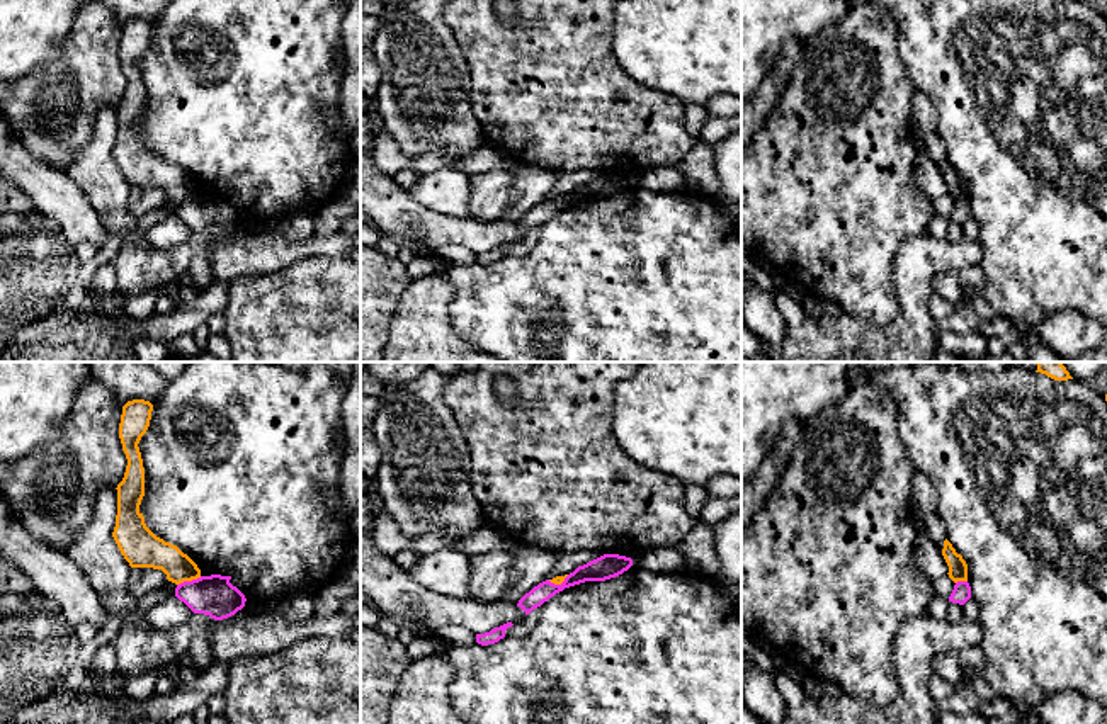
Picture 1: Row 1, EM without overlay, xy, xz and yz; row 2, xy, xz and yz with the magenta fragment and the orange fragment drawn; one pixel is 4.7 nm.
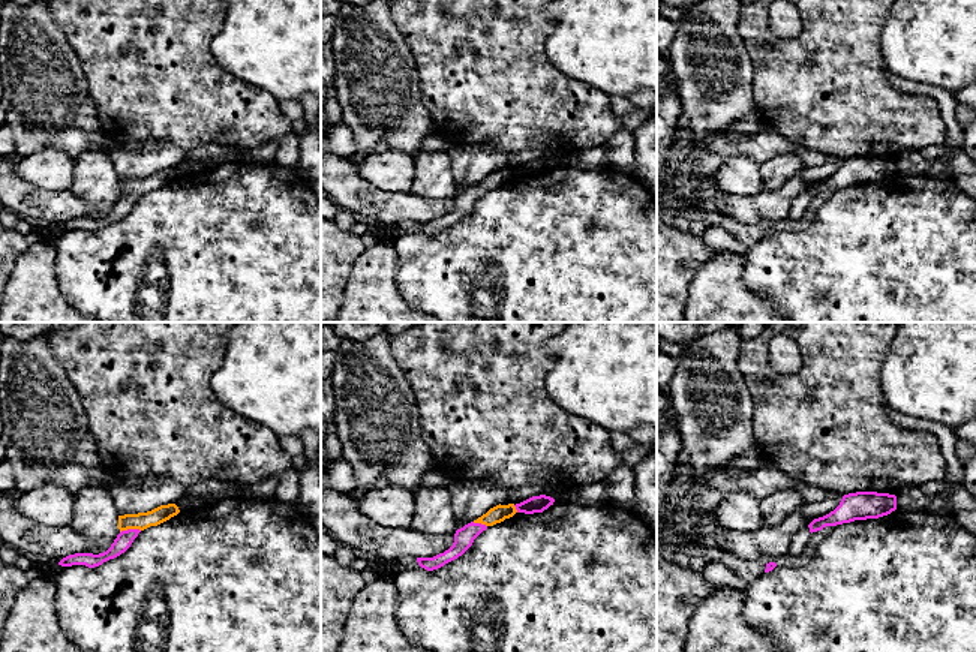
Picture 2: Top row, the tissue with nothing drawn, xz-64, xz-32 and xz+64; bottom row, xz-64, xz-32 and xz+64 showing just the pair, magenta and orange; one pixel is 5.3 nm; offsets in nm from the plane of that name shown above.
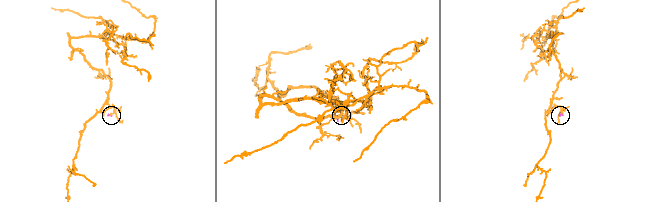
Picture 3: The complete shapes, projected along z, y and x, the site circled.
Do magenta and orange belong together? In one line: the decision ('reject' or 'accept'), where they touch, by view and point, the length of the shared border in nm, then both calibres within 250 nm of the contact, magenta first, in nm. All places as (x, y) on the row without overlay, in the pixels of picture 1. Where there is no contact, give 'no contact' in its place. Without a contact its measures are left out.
reject; meets magenta in xy at (189, 201); contact 130 nm long; 190 nm thick on the magenta side, 160 nm on the other

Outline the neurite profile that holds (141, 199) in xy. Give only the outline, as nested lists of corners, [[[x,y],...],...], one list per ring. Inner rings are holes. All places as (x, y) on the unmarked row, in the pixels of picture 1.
[[[131,187],[128,207],[133,216],[141,218],[168,202],[162,189]]]

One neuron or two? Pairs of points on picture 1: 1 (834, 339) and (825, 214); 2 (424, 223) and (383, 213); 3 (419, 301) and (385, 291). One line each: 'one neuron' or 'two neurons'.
1: two neurons
2: one neuron
3: two neurons

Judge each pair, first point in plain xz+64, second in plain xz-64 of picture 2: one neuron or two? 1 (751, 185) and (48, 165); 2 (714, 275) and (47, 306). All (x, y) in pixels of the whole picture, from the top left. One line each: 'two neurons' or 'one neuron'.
1: one neuron
2: one neuron

